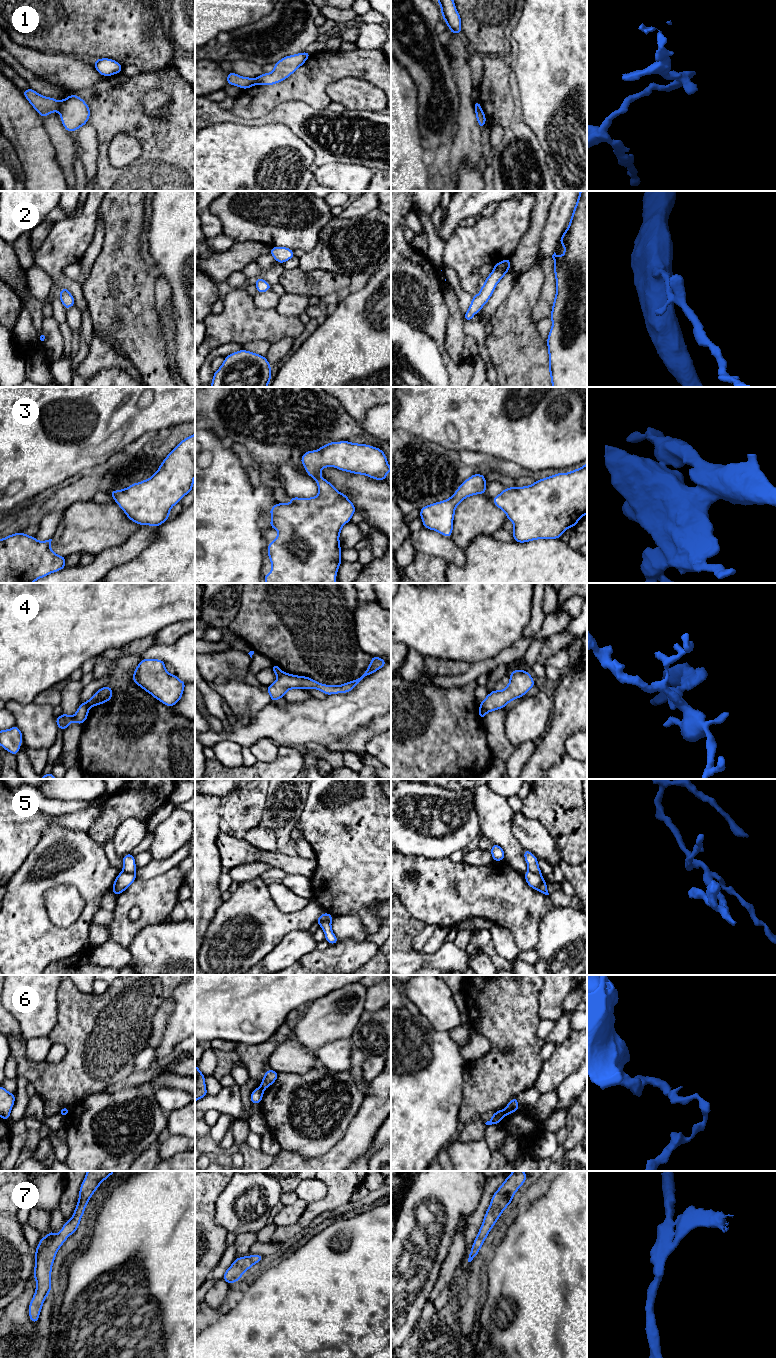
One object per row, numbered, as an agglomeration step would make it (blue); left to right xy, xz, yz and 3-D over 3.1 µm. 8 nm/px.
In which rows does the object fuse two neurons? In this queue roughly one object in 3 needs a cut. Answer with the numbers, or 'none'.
1, 4, 5, 6

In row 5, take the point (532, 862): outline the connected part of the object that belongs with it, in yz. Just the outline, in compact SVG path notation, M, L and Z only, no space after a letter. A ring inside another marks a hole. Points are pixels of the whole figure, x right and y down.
M524 849L524 859L528 865L528 870L542 876L542 872L538 865L538 859L529 850Z

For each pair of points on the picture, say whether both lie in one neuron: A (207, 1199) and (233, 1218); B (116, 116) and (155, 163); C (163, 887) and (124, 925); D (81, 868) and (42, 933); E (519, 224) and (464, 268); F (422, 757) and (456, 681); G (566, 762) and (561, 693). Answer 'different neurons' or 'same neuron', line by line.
A: different neurons
B: same neuron
C: same neuron
D: same neuron
E: same neuron
F: different neurons
G: different neurons

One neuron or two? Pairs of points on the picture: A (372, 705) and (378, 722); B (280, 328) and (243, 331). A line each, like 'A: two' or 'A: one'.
A: two
B: one

